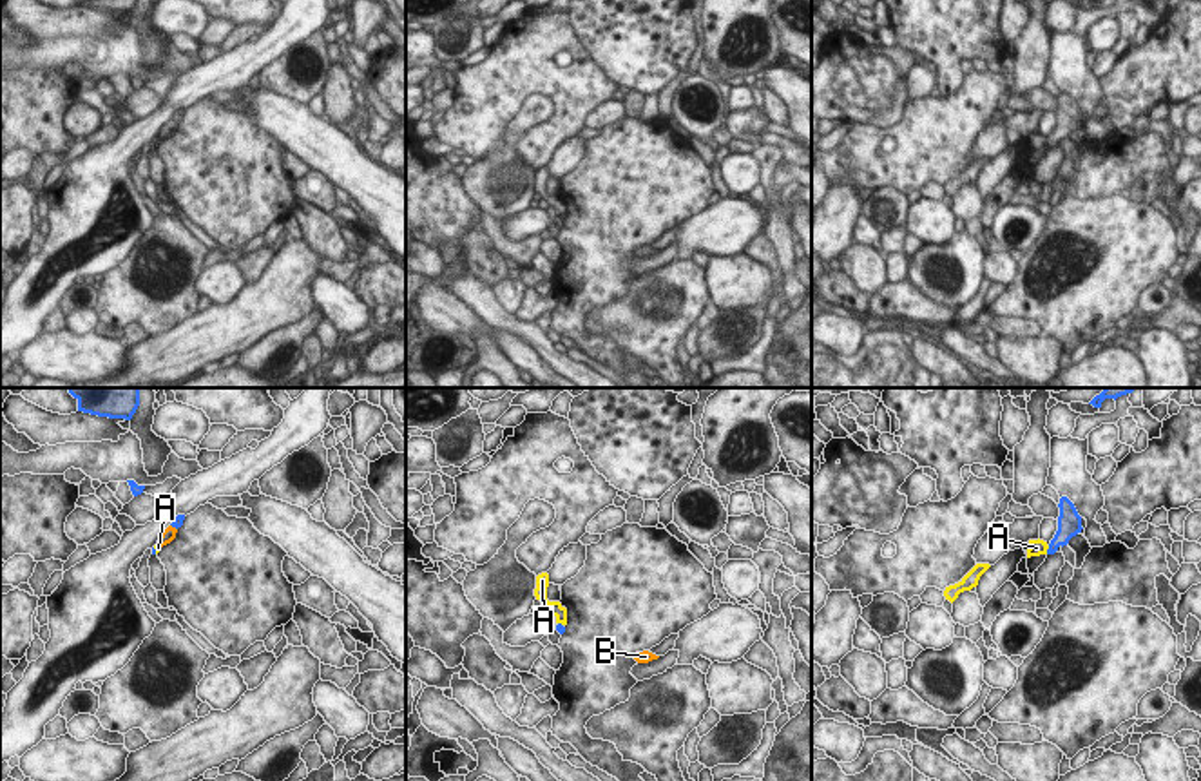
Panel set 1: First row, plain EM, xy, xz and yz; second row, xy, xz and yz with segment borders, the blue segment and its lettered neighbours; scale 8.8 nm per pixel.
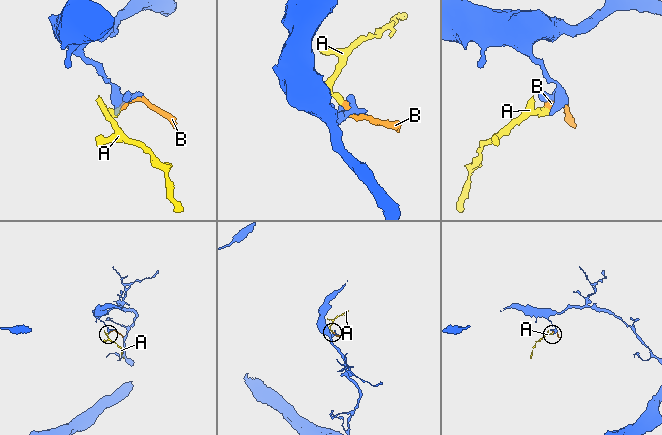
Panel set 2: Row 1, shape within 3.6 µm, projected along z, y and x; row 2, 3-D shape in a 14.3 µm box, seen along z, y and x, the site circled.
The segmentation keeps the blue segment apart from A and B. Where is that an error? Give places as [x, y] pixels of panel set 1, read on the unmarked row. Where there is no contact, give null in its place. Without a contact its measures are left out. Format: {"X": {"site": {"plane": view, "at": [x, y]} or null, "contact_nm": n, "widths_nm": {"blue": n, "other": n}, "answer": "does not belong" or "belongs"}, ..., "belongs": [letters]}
{"A": {"site": {"plane": "yz", "at": [1047, 144]}, "contact_nm": 90, "widths_nm": {"blue": 160, "other": 140}, "answer": "does not belong"}, "B": {"site": {"plane": "xy", "at": [174, 120]}, "contact_nm": 80, "widths_nm": {"blue": 90, "other": 120}, "answer": "does not belong"}, "belongs": []}

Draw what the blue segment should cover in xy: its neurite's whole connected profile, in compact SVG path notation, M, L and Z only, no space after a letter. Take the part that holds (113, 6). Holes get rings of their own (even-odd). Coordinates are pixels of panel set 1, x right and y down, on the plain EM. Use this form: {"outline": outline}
{"outline": "M78 0L78 5L109 11L109 13L125 13L130 14L138 0Z"}

